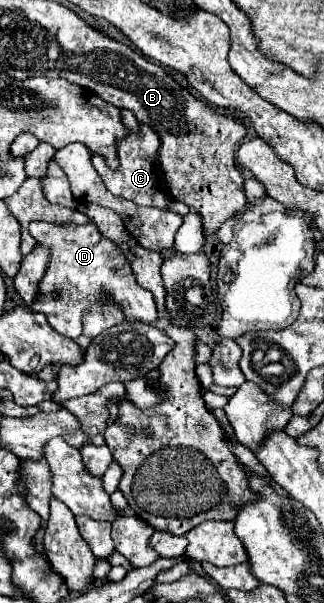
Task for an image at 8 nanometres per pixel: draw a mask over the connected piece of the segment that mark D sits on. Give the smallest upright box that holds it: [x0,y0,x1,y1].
[28,222,158,340]

